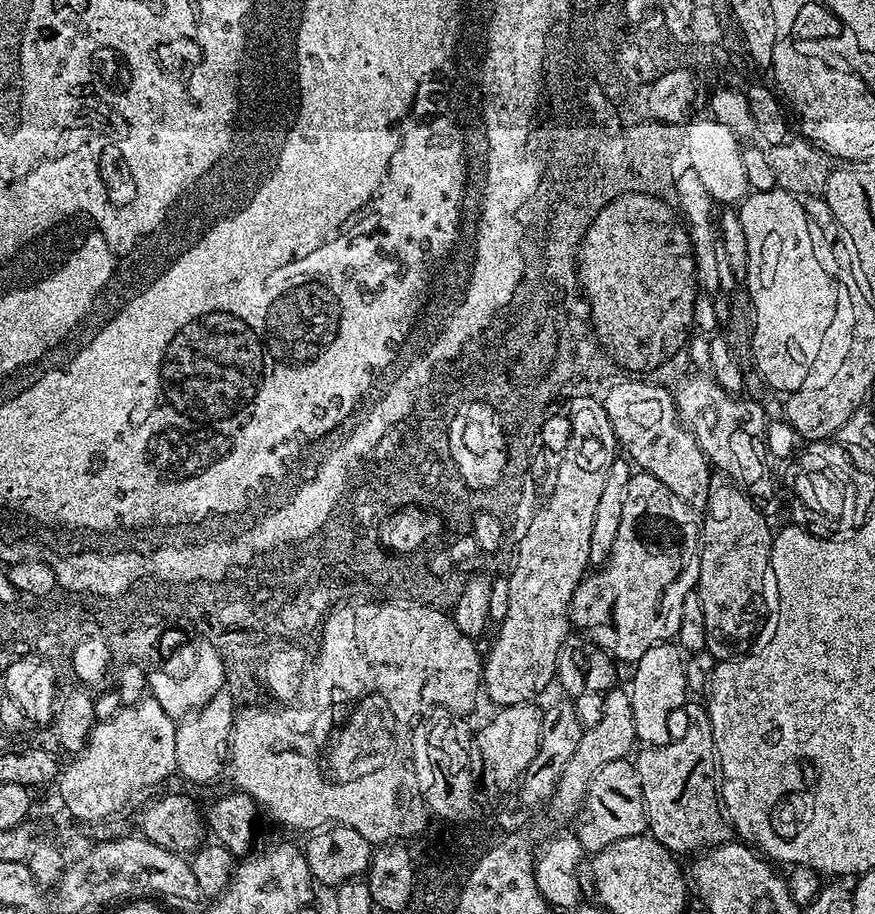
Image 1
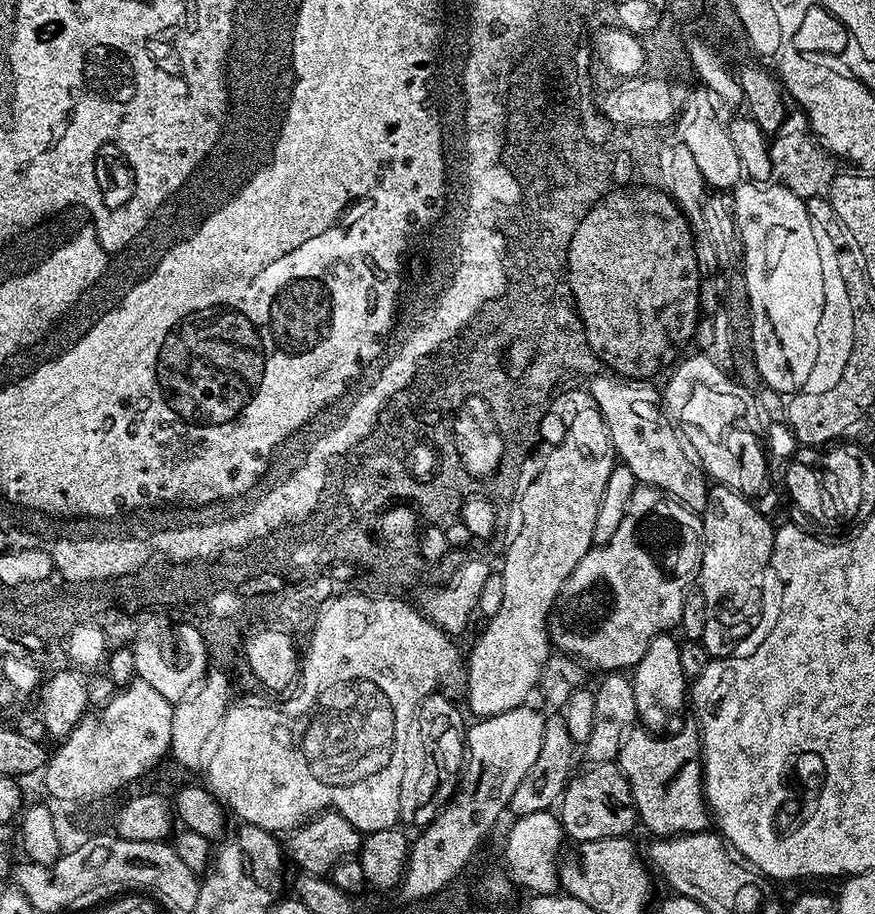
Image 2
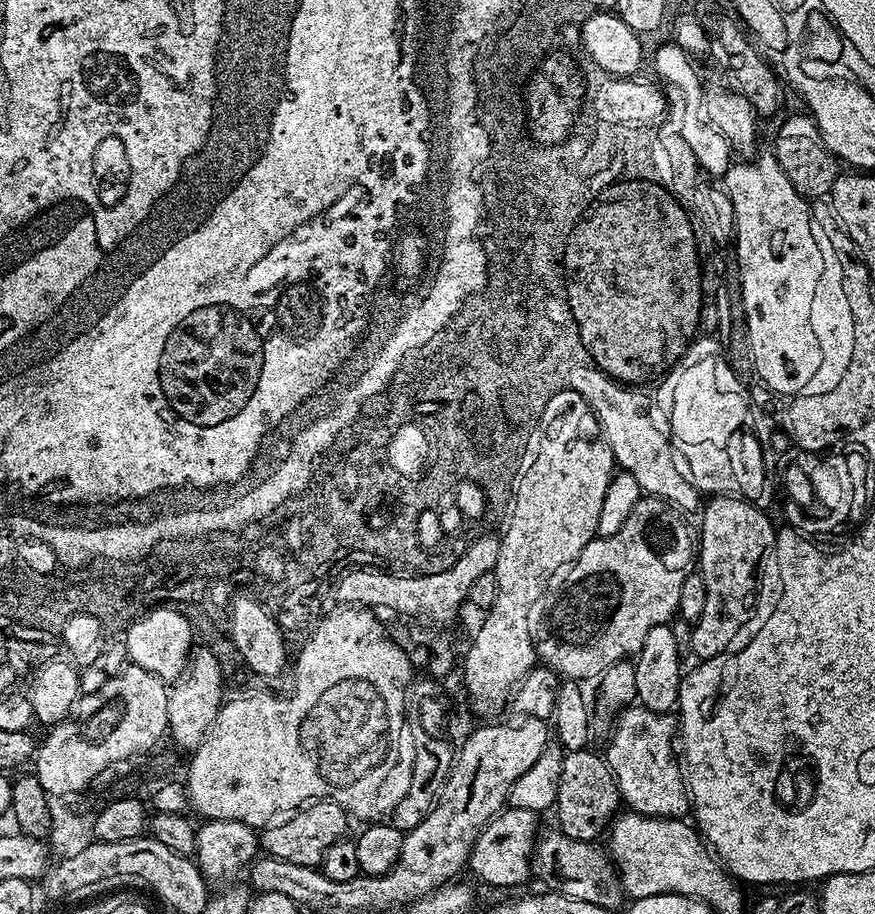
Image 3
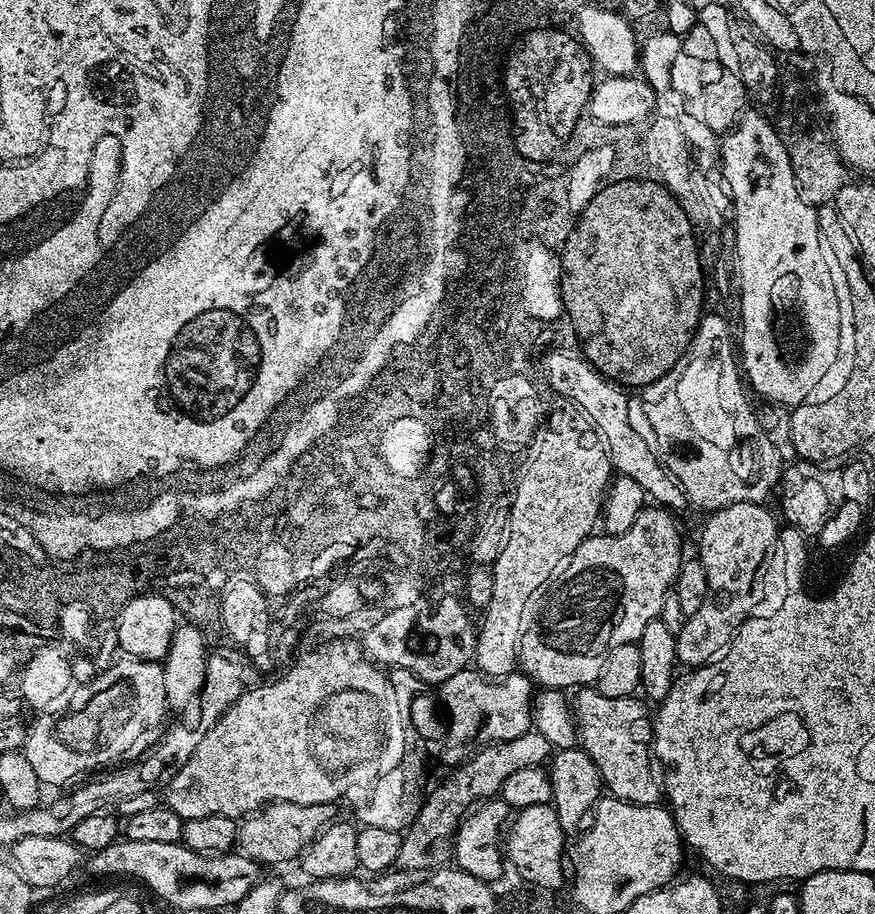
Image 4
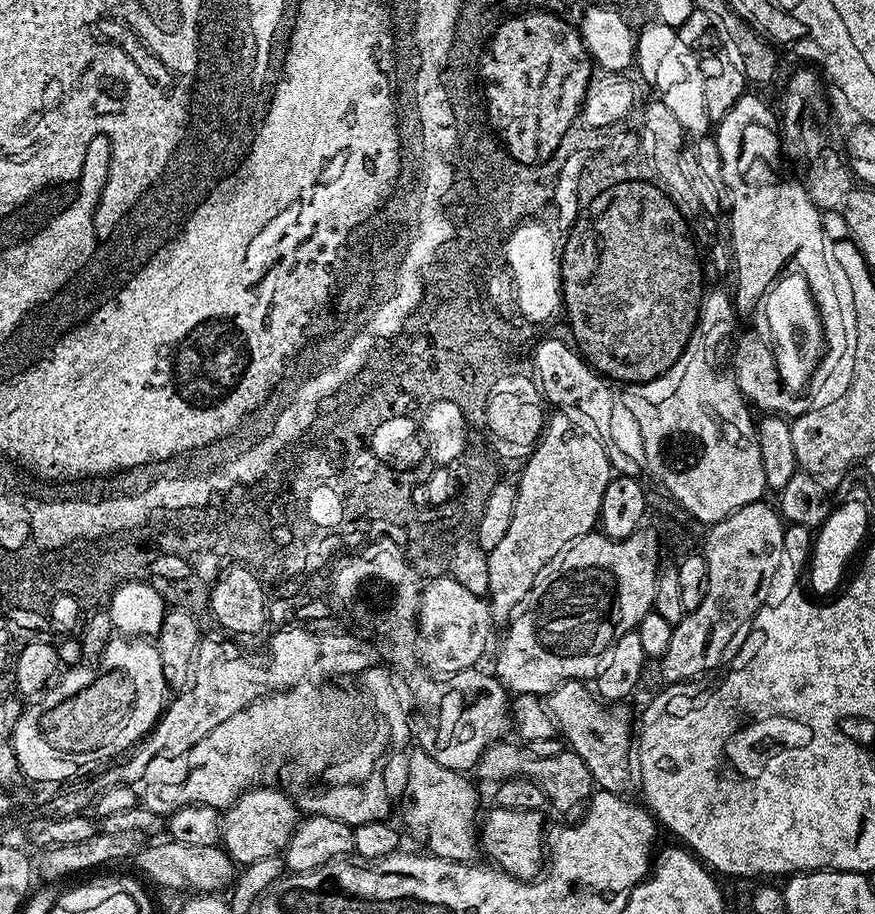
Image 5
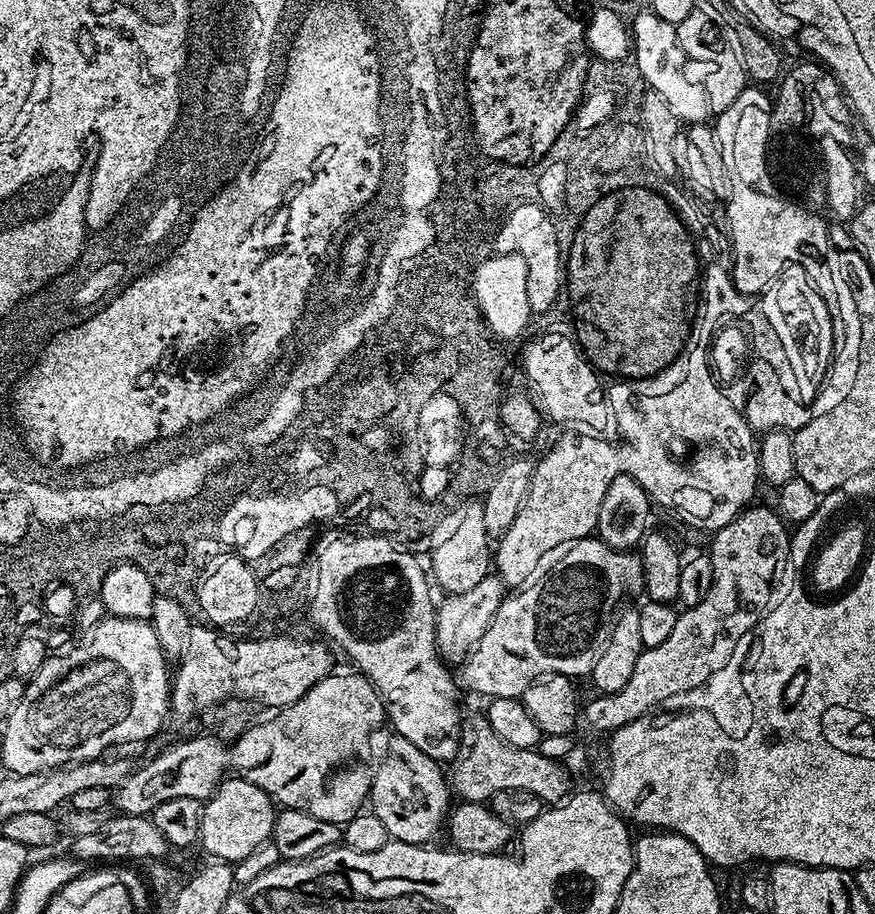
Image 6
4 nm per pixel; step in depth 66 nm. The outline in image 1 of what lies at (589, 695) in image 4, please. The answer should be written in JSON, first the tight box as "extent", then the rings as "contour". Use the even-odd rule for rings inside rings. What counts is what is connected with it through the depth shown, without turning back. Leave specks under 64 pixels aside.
{"extent":[634,703,730,854],"contour":[[[703,703],[691,704],[686,713],[692,721],[681,736],[679,733],[666,746],[641,747],[634,756],[648,815],[647,831],[674,854],[696,854],[730,840],[730,824],[718,795],[718,757],[708,710]]]}

